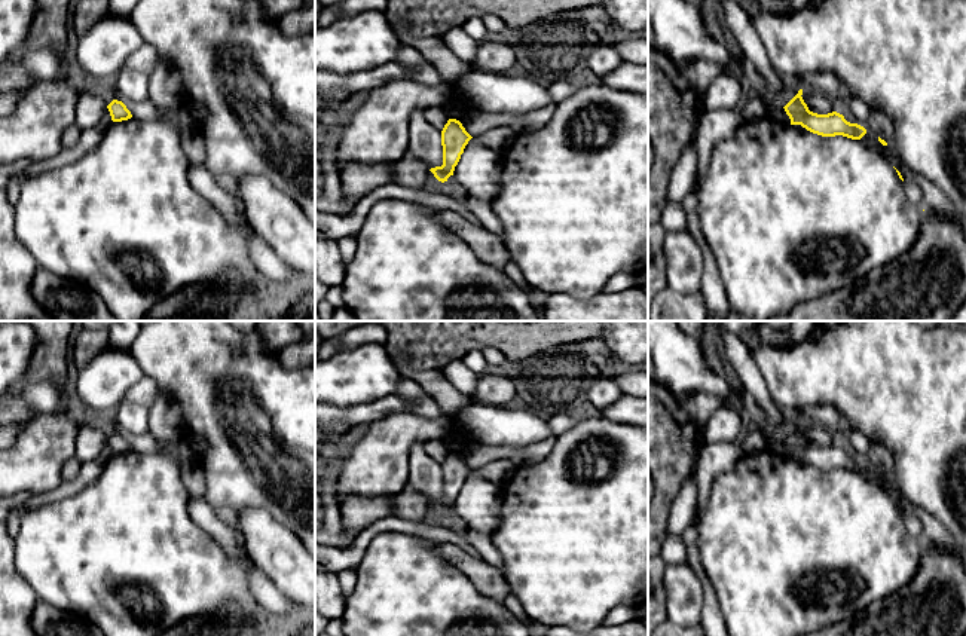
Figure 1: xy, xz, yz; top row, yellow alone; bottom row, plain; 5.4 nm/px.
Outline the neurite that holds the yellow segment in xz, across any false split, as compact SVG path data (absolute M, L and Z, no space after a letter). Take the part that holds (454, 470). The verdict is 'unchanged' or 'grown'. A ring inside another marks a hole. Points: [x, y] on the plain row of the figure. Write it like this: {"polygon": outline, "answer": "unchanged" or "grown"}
{"polygon": "M447 453L441 464L443 498L429 502L438 514L444 516L453 508L455 499L471 471L459 453Z", "answer": "unchanged"}

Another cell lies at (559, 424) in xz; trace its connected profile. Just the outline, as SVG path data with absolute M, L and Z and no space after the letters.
M560 413L547 419L547 424L556 437L568 432L569 429L577 426L580 422L581 422L580 419L575 419L566 413Z

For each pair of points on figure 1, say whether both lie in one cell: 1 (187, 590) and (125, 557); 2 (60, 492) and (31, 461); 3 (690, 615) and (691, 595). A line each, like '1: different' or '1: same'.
1: same
2: different
3: same

